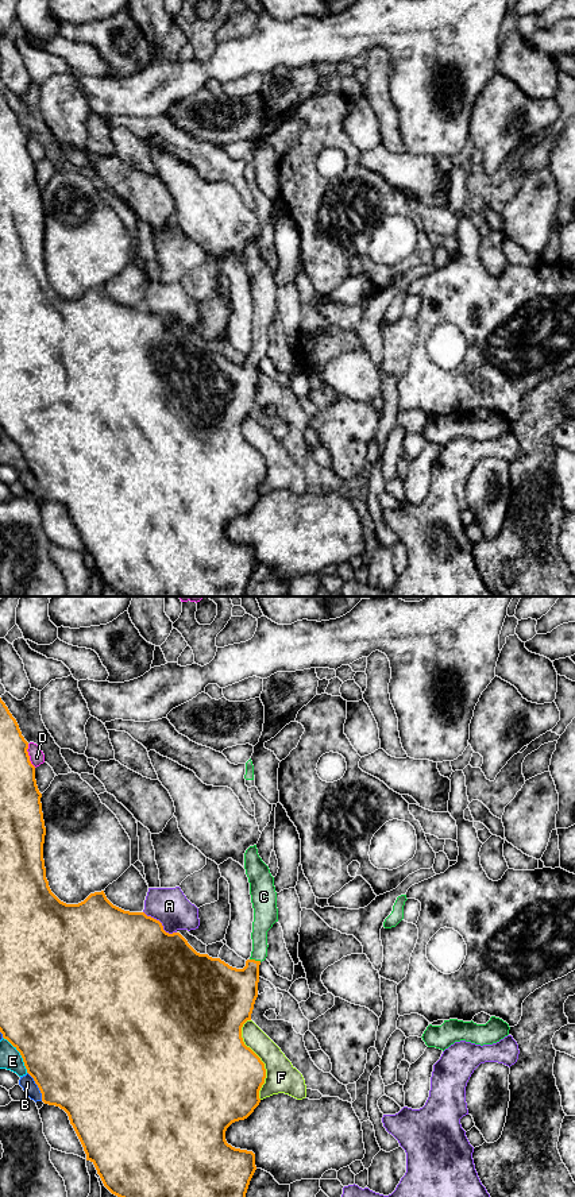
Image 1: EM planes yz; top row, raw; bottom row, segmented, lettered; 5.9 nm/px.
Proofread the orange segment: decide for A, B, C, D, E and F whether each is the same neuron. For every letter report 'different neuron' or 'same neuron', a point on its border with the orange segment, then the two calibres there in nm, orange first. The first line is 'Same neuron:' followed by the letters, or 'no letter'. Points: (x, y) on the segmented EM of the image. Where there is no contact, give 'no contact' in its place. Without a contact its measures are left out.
Same neuron: C
A: different neuron; meets orange in yz at (161, 923); 480 nm thick on the orange side, 220 nm on the other
B: different neuron; meets orange in yz at (38, 1087); 500 nm thick on the orange side, 90 nm on the other
C: same neuron; meets orange in yz at (254, 960); 320 nm thick on the orange side, 130 nm on the other
D: different neuron; meets orange in yz at (29, 756); 240 nm thick on the orange side, 90 nm on the other
E: different neuron; meets orange in yz at (20, 1054); 500 nm thick on the orange side, 130 nm on the other
F: different neuron; meets orange in yz at (259, 1060); 480 nm thick on the orange side, 190 nm on the other

